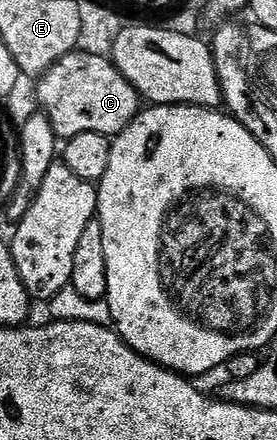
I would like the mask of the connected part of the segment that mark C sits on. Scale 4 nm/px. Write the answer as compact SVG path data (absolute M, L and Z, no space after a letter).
M76 50L65 58L61 58L42 76L38 77L39 84L39 104L42 115L53 126L56 137L60 141L66 142L77 134L105 134L112 138L124 132L128 126L135 121L135 117L141 111L141 97L139 91L127 81L119 71L116 70L114 63L106 55L94 56L91 52Z

